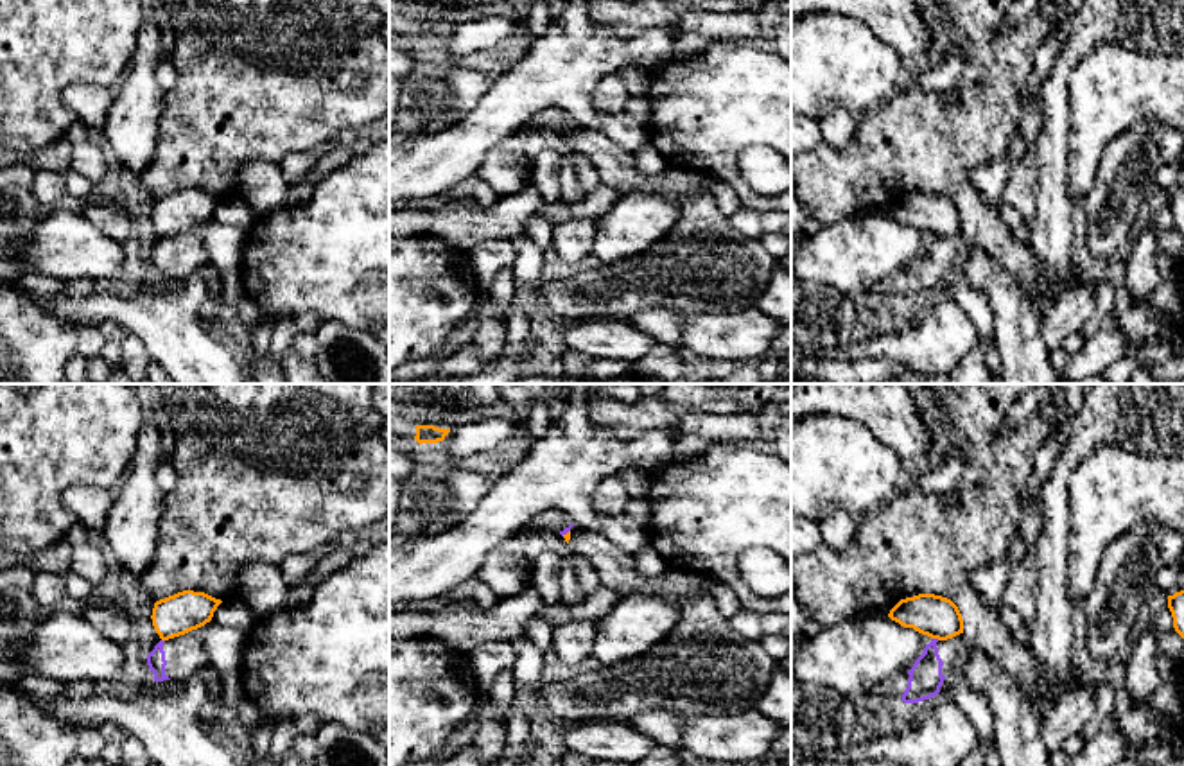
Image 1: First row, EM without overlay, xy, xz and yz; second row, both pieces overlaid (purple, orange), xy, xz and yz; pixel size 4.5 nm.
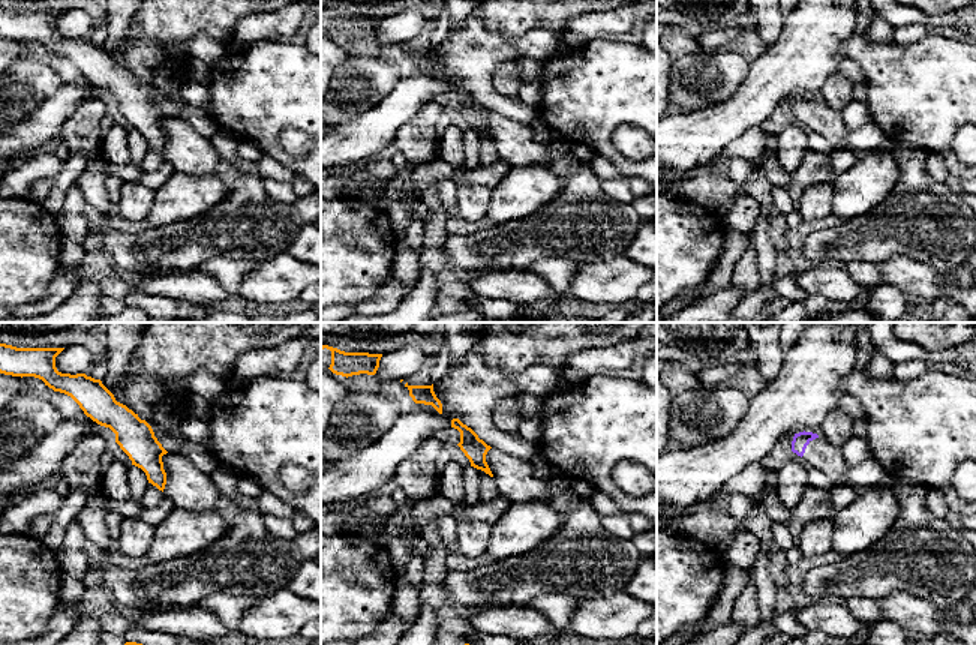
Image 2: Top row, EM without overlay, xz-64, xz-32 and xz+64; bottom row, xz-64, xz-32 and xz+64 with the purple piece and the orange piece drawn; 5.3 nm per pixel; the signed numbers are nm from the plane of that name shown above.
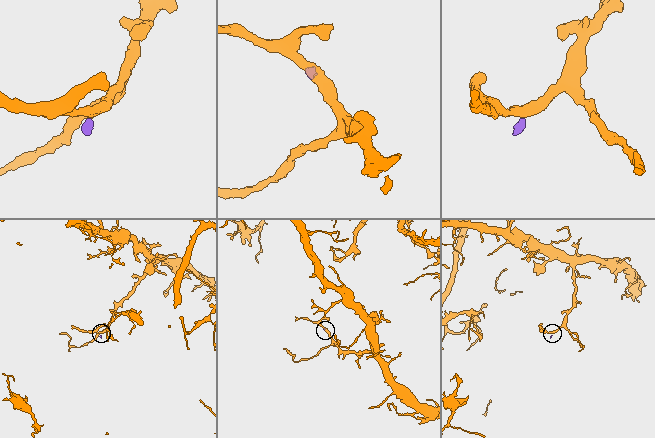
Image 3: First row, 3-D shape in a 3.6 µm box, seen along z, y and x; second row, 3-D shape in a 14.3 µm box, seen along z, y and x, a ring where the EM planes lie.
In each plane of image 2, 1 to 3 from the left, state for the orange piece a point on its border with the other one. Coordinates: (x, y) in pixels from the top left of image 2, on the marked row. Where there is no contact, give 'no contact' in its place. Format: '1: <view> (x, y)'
1: no contact
2: no contact
3: no contact

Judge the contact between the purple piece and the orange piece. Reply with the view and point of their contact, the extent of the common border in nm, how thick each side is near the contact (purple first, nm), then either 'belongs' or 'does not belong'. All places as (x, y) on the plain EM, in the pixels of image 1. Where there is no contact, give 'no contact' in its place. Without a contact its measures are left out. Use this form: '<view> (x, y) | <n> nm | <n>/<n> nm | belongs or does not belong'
yz (937, 237) | 30 nm | 150/190 nm | does not belong

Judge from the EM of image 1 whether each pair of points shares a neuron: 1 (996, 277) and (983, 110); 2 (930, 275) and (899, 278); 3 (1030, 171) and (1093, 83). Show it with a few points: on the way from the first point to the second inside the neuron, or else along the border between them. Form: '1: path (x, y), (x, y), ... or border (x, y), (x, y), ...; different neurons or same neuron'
1: border (982, 248), (1025, 287); different neurons
2: path (922, 278), (906, 278); same neuron
3: border (1068, 74), (1068, 160); different neurons

